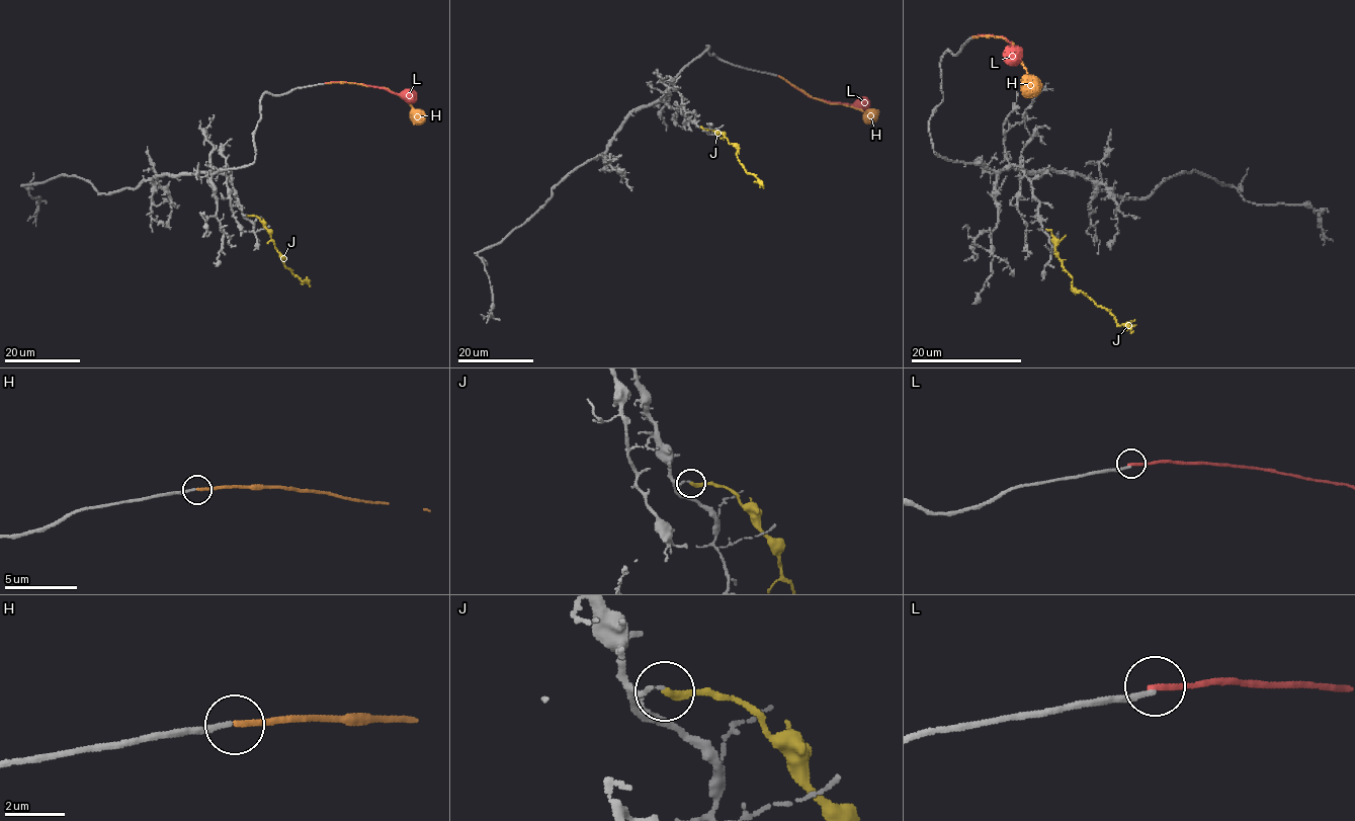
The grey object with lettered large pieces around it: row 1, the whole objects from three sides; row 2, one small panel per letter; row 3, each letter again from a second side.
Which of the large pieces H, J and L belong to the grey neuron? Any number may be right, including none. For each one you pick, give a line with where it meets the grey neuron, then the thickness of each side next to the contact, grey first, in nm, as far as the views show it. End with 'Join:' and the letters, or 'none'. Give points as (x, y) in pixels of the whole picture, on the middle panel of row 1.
H: contact (779, 76); calibres 180 and 190 nm
Join: H

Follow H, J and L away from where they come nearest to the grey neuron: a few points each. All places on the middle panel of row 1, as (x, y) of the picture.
H: (779, 77), (813, 97), (860, 108), (867, 120), (873, 118)
J: (700, 127), (725, 137), (738, 150), (737, 157), (744, 170), (763, 187)
L: (779, 77), (814, 98), (847, 104), (856, 104), (860, 100), (869, 102)

